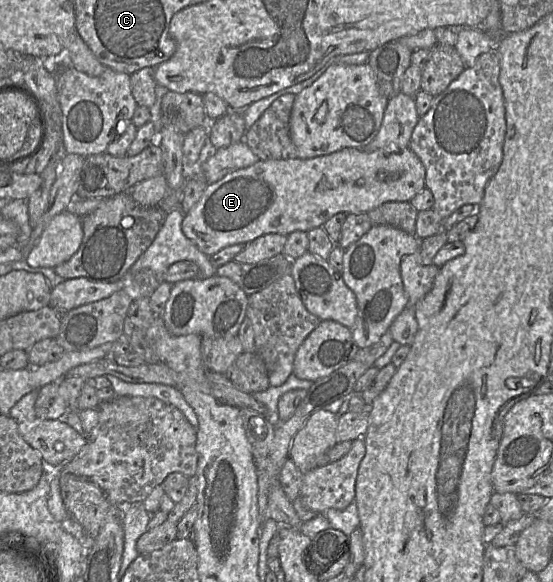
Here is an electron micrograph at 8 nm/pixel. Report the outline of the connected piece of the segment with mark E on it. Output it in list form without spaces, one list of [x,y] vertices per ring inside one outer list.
[[[344,148],[314,158],[259,159],[246,168],[231,172],[208,184],[198,202],[187,212],[182,231],[209,258],[221,249],[249,243],[269,233],[289,235],[300,230],[309,232],[322,227],[337,213],[368,213],[387,202],[410,201],[425,186],[426,170],[421,159],[409,148],[399,153],[385,154],[359,148]]]

